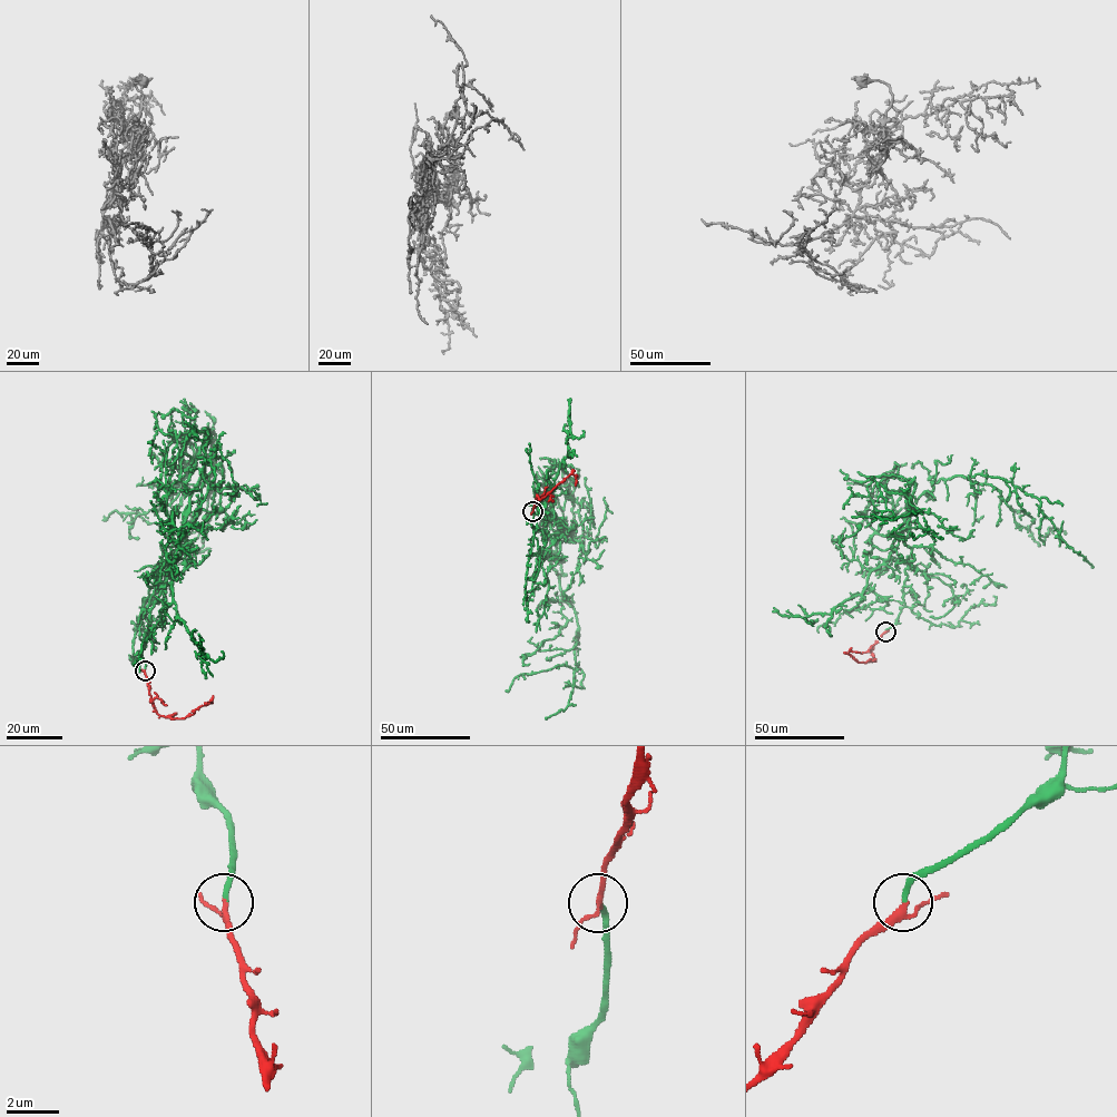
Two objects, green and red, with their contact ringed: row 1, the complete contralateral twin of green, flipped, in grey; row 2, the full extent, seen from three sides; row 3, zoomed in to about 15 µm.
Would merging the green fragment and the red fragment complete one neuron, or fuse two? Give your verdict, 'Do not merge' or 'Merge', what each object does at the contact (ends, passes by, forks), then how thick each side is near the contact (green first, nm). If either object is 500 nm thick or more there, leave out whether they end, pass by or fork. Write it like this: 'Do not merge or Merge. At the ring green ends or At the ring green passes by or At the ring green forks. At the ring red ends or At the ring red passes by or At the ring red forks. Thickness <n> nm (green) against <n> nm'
Merge. At the ring green ends. At the ring red passes by. Thickness 190 nm (green) against 200 nm

